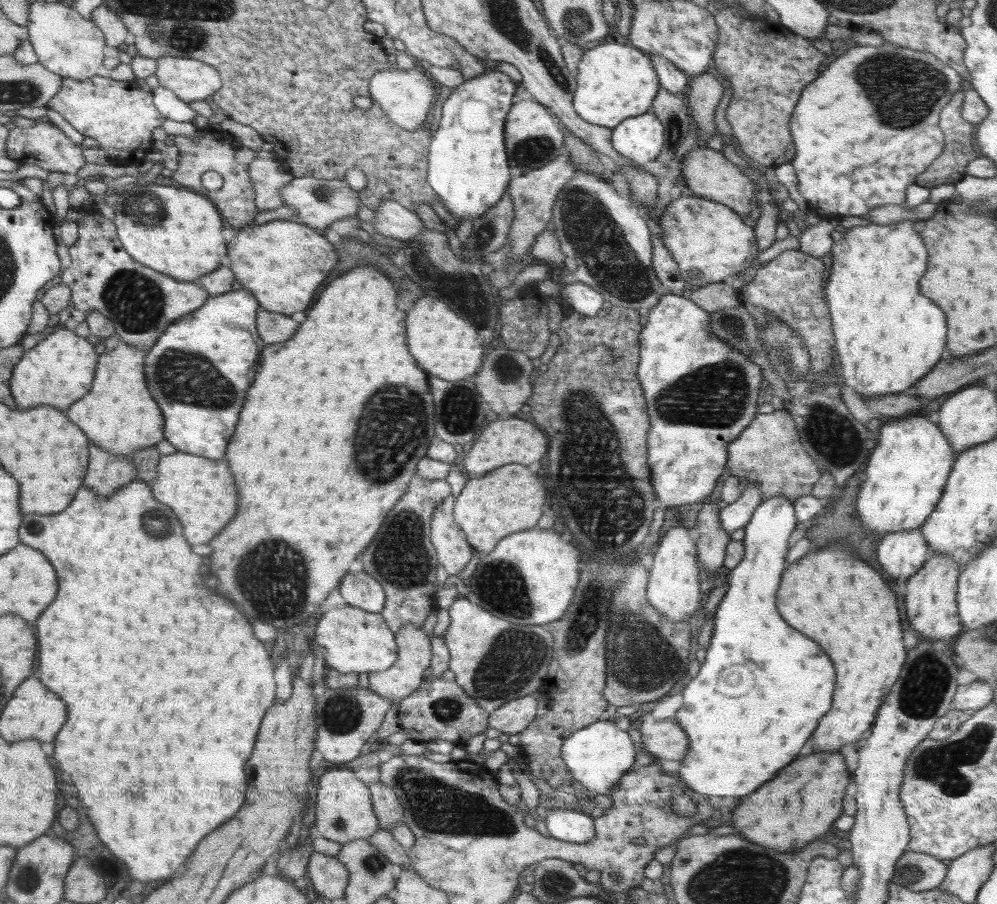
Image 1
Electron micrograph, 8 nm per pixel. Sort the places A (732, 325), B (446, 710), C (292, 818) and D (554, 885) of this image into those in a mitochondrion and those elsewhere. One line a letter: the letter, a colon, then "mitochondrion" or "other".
A: mitochondrion
B: mitochondrion
C: other
D: mitochondrion

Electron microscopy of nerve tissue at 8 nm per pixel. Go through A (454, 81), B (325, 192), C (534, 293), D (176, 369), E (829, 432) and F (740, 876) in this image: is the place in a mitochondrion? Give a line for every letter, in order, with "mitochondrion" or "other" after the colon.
A: other
B: mitochondrion
C: other
D: mitochondrion
E: mitochondrion
F: mitochondrion

